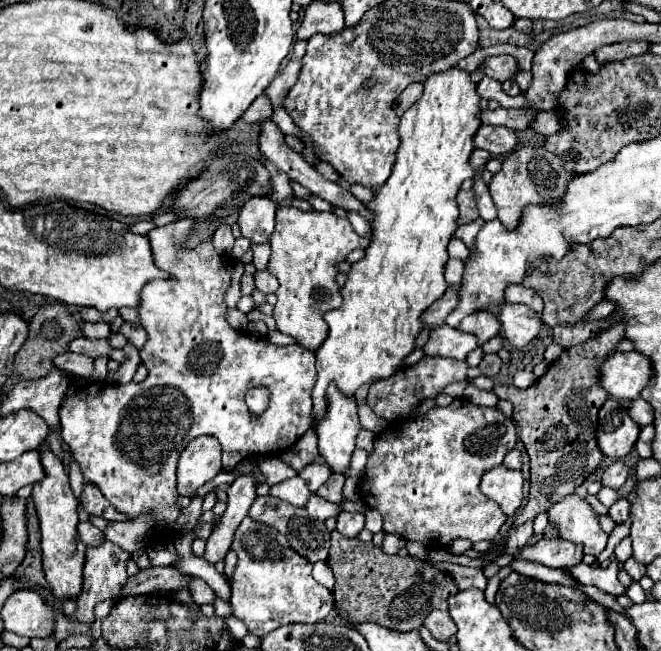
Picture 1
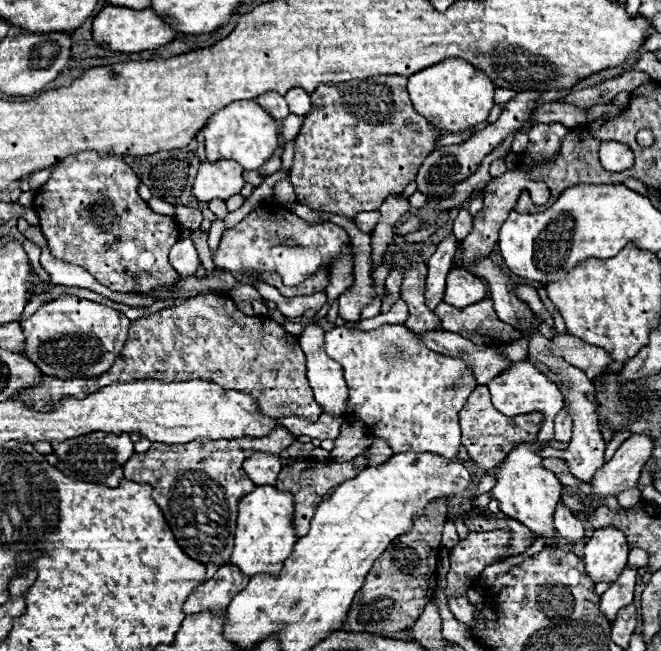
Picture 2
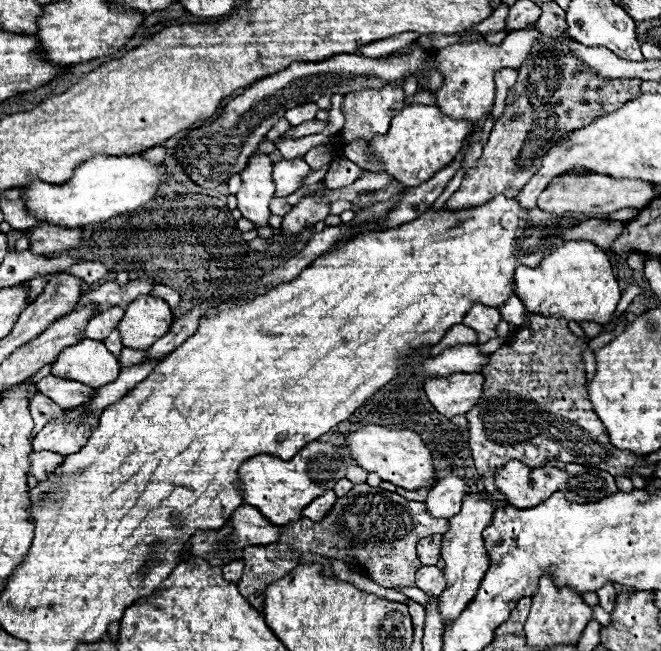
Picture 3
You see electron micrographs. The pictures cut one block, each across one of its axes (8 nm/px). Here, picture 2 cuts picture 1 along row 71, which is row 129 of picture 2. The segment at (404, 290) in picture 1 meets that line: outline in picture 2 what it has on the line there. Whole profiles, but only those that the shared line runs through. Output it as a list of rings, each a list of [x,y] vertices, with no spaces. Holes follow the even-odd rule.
[[[446,58],[434,66],[428,66],[410,76],[408,92],[414,108],[428,118],[430,124],[444,128],[446,132],[460,132],[478,122],[484,122],[494,106],[494,90],[490,78],[476,70],[472,64],[456,58]]]

